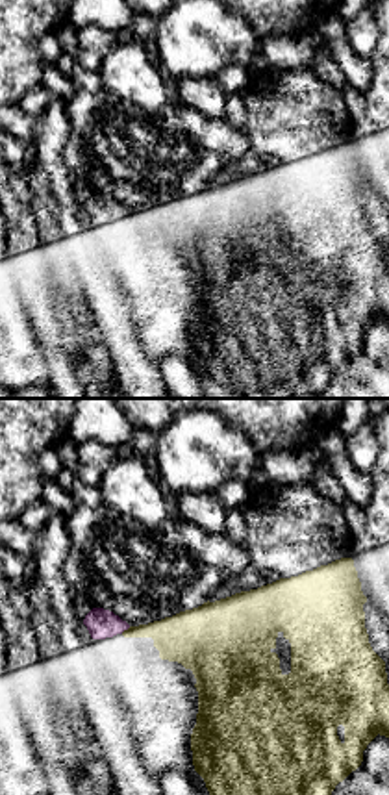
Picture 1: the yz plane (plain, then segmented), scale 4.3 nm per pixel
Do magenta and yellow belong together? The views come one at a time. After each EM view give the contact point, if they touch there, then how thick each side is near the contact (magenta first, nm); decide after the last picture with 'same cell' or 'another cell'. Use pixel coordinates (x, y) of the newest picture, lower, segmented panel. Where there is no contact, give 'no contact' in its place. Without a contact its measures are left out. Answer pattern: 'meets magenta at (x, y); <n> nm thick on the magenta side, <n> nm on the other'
meets magenta at (125, 629); 130 nm thick on the magenta side, 200 nm on the other

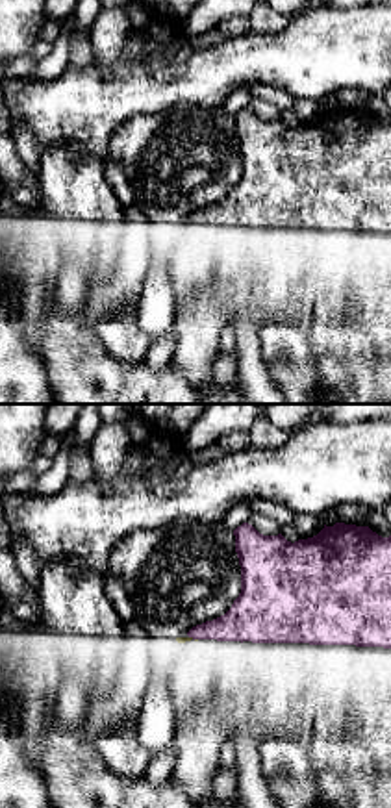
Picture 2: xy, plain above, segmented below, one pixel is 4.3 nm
meets magenta at (193, 638); 180 nm thick on the magenta side, 30 nm on the other

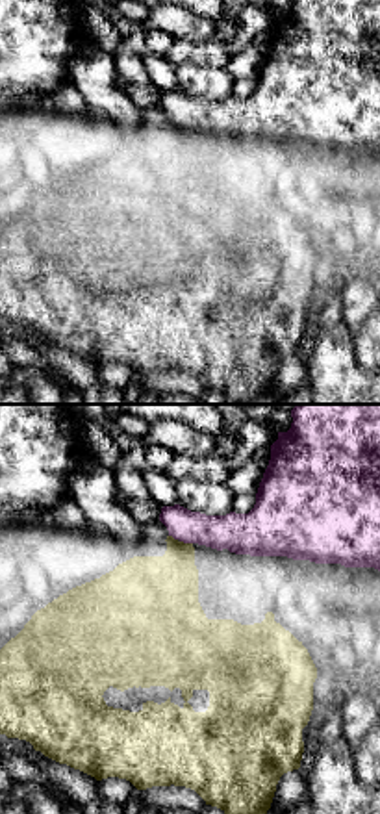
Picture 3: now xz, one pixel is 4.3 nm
meets magenta at (186, 542); 180 nm thick on the magenta side, 320 nm on the other

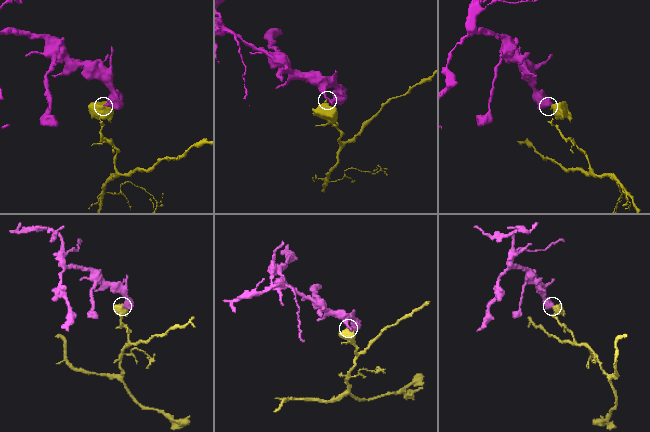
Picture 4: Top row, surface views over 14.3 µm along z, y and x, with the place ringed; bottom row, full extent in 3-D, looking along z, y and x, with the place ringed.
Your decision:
another cell

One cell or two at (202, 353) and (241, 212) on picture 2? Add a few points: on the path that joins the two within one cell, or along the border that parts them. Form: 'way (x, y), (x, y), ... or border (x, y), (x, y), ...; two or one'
border (217, 295), (228, 323); two

